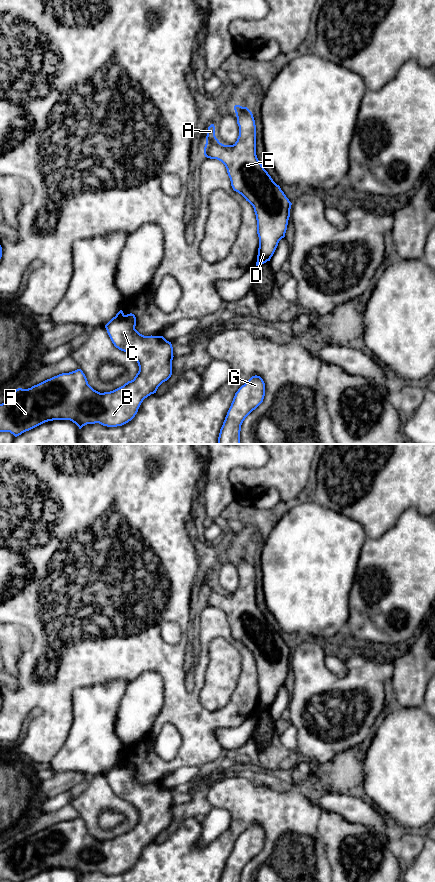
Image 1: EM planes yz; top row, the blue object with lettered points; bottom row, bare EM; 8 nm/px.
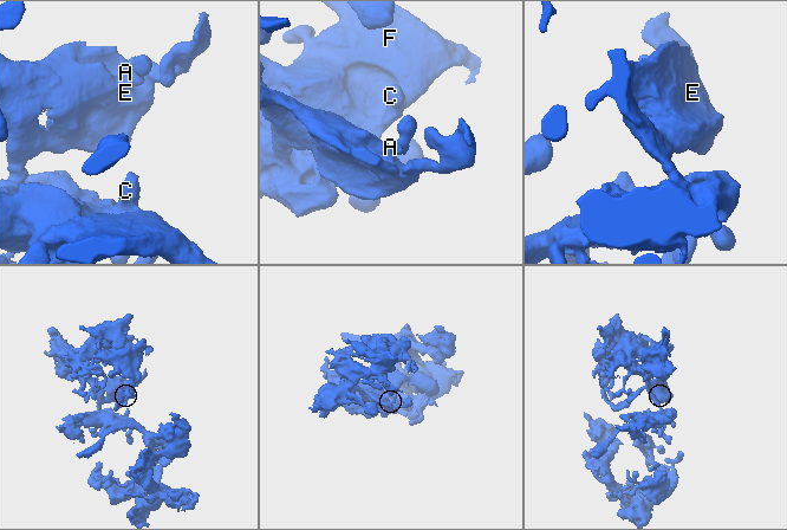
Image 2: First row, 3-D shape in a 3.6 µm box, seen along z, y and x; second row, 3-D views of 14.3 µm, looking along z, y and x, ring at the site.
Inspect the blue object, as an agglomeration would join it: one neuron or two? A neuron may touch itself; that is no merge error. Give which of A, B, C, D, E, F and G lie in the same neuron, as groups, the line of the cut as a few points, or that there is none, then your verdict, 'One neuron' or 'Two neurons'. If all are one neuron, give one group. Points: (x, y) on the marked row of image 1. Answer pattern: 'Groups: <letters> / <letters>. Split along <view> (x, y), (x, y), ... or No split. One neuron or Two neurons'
Groups: A B C D E F G. No split. One neuron

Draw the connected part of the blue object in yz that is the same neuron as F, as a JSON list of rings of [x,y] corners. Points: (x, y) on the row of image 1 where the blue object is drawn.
[[[120,310],[106,325],[107,333],[116,348],[132,356],[138,363],[139,371],[133,380],[123,386],[110,391],[100,393],[94,390],[87,381],[81,369],[69,373],[62,373],[47,379],[28,389],[18,388],[12,391],[7,400],[0,404],[0,432],[10,432],[15,437],[29,431],[45,422],[53,420],[70,420],[79,429],[87,424],[99,423],[107,427],[122,426],[131,421],[138,412],[138,409],[145,398],[156,393],[158,387],[167,381],[172,375],[173,347],[171,342],[163,336],[144,336],[136,329],[136,317],[130,313],[125,315]]]

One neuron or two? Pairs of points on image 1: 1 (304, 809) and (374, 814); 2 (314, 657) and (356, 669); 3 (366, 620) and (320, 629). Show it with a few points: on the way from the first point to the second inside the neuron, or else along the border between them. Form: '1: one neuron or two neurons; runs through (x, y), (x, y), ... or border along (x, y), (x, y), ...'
1: two neurons; border along (311, 794), (311, 799), (322, 810)
2: one neuron; runs through (320, 669), (331, 680), (344, 680)
3: two neurons; border along (349, 601), (349, 615), (338, 640)

